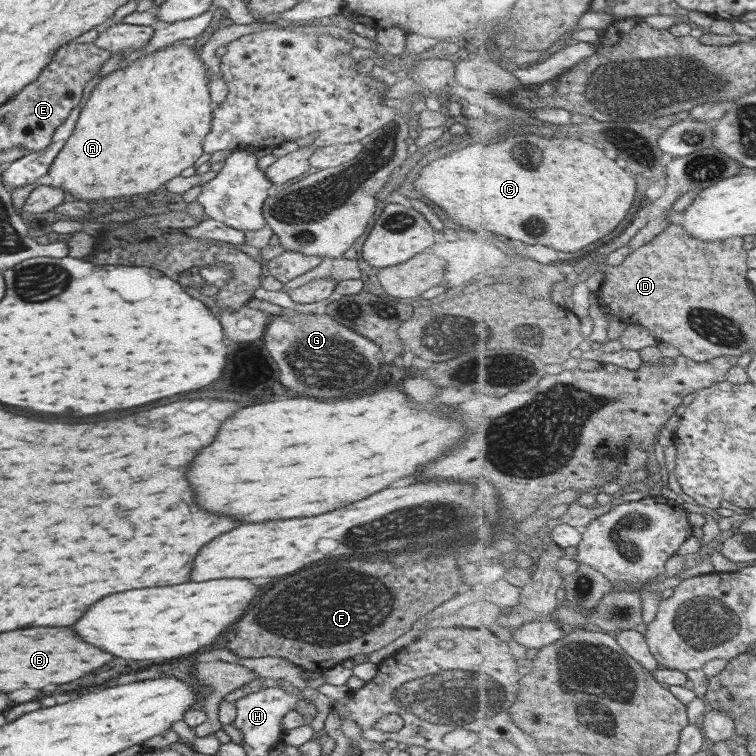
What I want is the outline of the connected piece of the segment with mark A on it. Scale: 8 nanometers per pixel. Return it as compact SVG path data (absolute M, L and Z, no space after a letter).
M167 46L158 51L153 51L147 54L138 54L130 57L127 65L121 69L117 69L106 77L103 77L95 87L89 92L89 98L85 102L85 106L78 114L78 119L74 124L72 133L68 136L65 144L59 149L55 155L53 162L47 169L47 176L49 176L49 186L53 188L60 188L61 190L71 194L75 201L82 201L87 203L89 200L105 200L105 198L117 198L117 196L135 196L135 194L143 194L144 192L151 192L159 188L161 184L165 184L171 178L179 175L181 170L192 166L193 162L201 156L202 140L209 132L210 122L213 110L211 109L211 100L207 91L206 69L207 66L199 58L199 52L194 52L193 49L197 46Z

